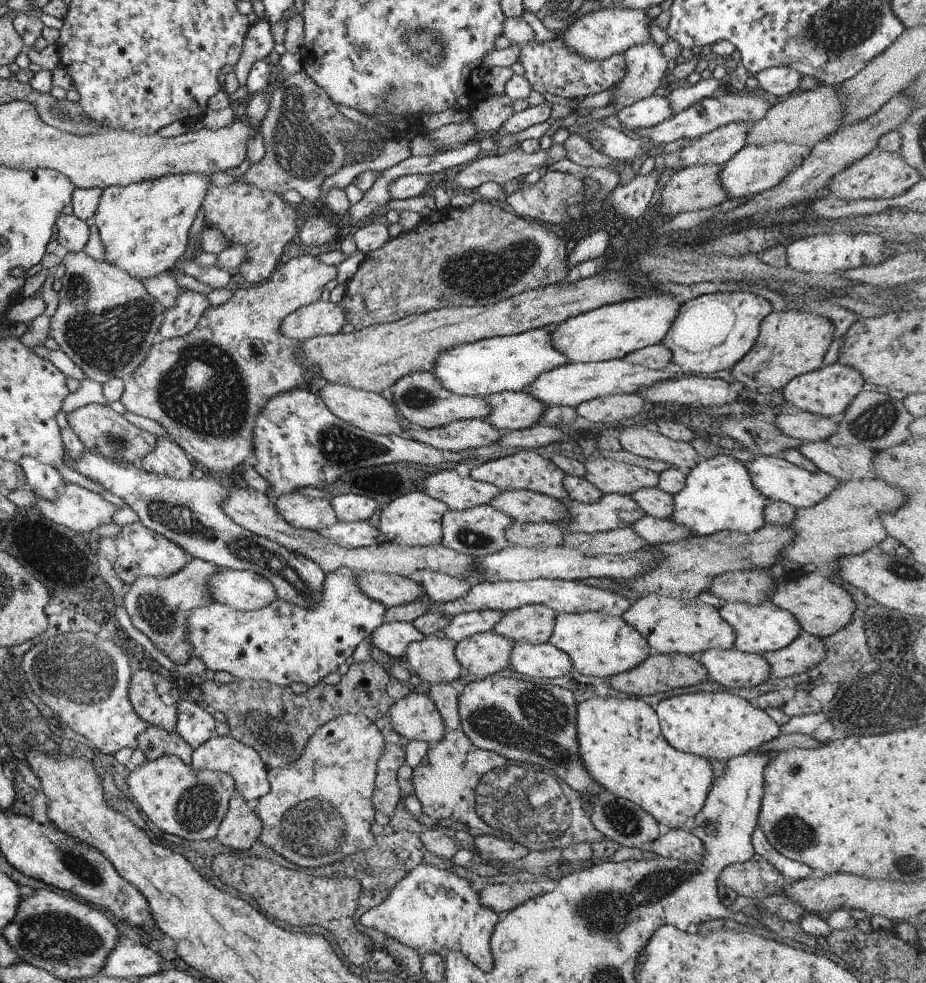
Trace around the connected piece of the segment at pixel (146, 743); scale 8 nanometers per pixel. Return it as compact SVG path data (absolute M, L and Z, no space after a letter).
M150 725L138 735L137 741L148 761L155 761L164 755L176 755L187 765L192 764L193 748L175 730L168 732Z

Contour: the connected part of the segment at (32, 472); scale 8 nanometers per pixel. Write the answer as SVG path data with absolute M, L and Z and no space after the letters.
M24 457L20 465L24 469L28 489L34 491L40 499L58 500L65 487L65 481L58 469L32 457Z

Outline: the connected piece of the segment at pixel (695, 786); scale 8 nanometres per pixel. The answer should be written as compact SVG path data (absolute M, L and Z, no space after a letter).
M598 695L578 703L576 712L579 755L588 774L612 794L641 806L642 810L651 814L663 829L689 828L692 820L705 805L706 797L716 779L711 761L670 746L662 734L657 712L644 698Z

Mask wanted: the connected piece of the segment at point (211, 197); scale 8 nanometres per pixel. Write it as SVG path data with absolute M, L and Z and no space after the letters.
M231 182L228 187L211 185L202 208L207 226L216 227L229 240L230 245L247 248L244 260L234 271L244 280L258 284L265 281L278 267L286 244L296 236L295 206L283 199L283 195L260 190L247 182Z

